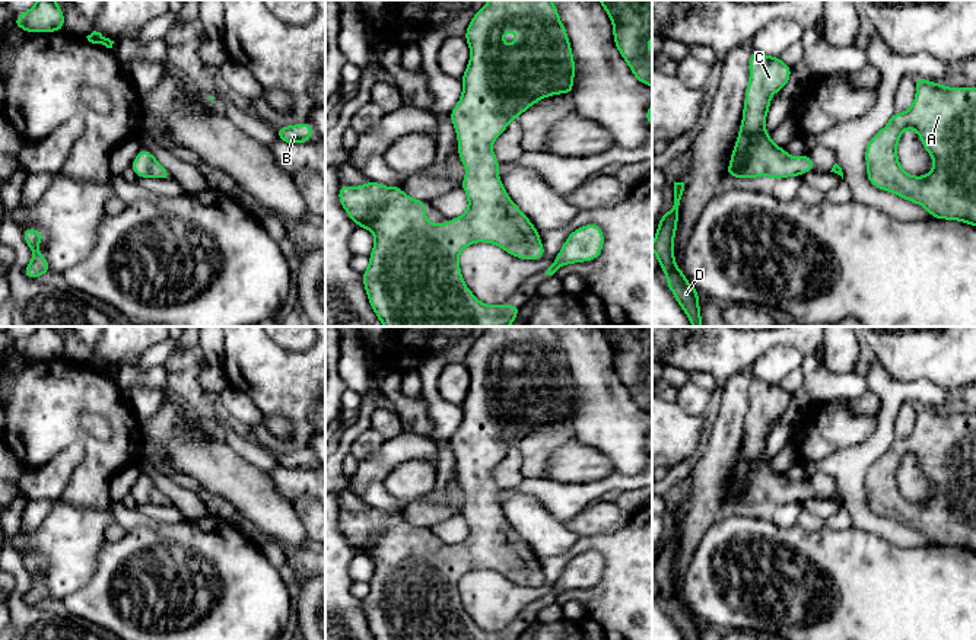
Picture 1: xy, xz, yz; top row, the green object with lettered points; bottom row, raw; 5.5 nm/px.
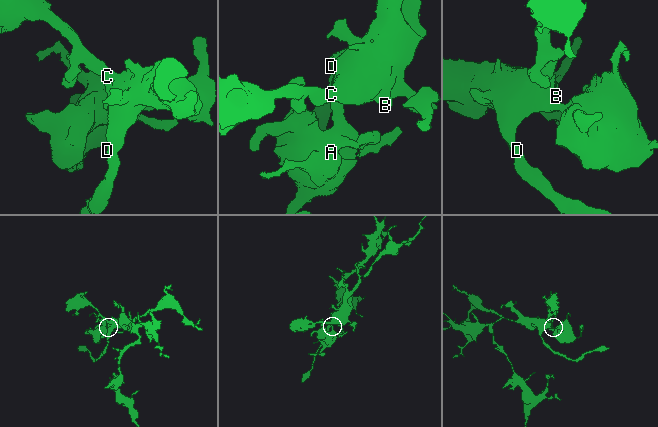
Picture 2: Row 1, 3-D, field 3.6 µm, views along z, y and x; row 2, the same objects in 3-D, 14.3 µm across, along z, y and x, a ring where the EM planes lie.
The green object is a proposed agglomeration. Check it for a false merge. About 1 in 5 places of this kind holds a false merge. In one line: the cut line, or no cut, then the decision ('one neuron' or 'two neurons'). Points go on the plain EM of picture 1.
no cut | one neuron

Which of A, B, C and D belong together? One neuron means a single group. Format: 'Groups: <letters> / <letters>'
Groups: A B C D

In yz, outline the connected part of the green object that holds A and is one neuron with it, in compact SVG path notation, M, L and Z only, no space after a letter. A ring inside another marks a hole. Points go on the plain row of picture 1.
M916 402L916 423L912 433L903 439L894 439L887 452L875 459L865 475L867 503L871 512L925 534L931 544L960 547L976 553L976 414L947 414ZM906 455L913 455L921 464L923 475L932 483L932 497L925 503L913 503L900 494L897 469Z

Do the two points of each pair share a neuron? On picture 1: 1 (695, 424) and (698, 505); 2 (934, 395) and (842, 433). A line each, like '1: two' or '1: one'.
1: two
2: two

